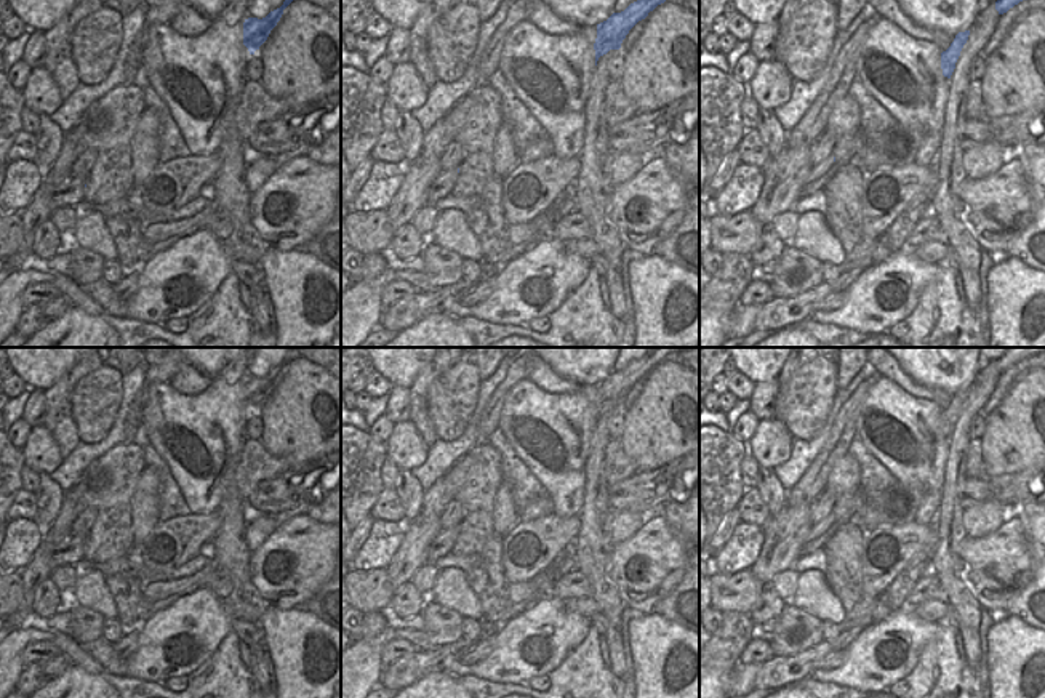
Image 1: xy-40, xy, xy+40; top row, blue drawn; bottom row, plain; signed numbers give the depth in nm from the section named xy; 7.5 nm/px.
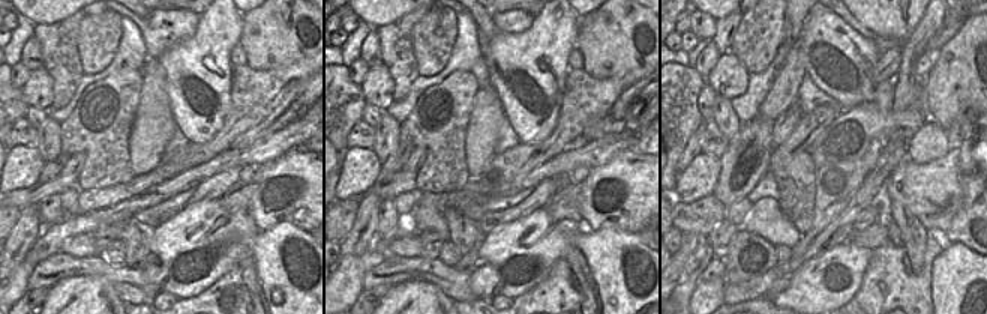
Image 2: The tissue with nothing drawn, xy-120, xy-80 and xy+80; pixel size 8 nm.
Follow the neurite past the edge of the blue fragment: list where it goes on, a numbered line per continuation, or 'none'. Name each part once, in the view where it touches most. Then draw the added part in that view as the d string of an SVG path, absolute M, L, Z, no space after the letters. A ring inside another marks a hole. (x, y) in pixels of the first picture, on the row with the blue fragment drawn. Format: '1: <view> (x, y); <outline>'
1: xy (442, 186); M458 166L450 171L442 171L429 187L426 205L435 205L440 199L451 195L458 176Z

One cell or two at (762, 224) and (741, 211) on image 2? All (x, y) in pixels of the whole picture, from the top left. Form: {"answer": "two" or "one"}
{"answer": "two"}

